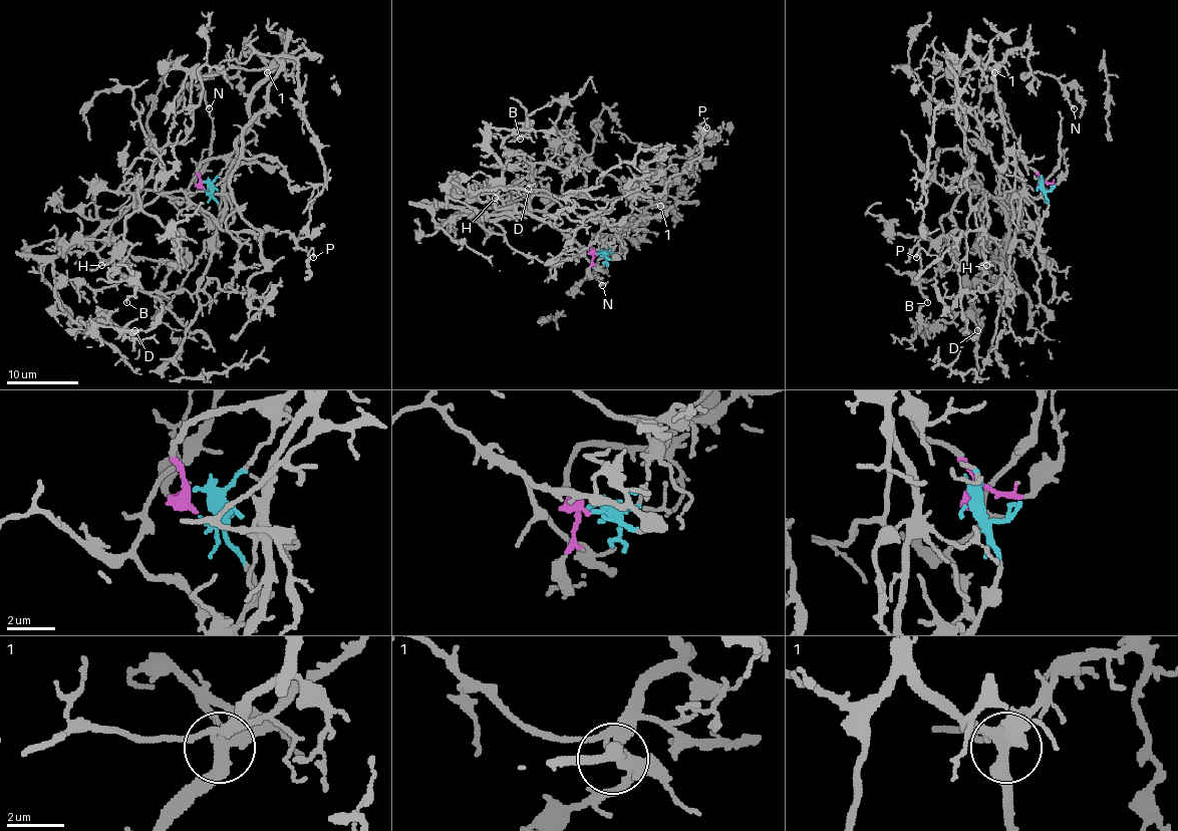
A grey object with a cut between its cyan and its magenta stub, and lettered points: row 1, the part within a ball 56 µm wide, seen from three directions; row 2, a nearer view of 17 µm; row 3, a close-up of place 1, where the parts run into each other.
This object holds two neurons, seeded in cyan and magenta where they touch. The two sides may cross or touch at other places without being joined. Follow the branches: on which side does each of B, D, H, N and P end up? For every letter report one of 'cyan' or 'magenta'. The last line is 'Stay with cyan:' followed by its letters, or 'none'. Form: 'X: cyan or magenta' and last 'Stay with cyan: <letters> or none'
B: cyan
D: cyan
H: cyan
N: magenta
P: cyan
Stay with cyan: B, D, H, P

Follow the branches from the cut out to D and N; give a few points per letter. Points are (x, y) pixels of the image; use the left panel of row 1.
D: (204, 189), (220, 207), (215, 220), (150, 179), (122, 213), (54, 260), (59, 306), (75, 321), (135, 330)
N: (204, 189), (197, 168), (238, 150), (253, 90), (271, 66), (247, 46), (231, 77), (204, 75), (209, 108)

